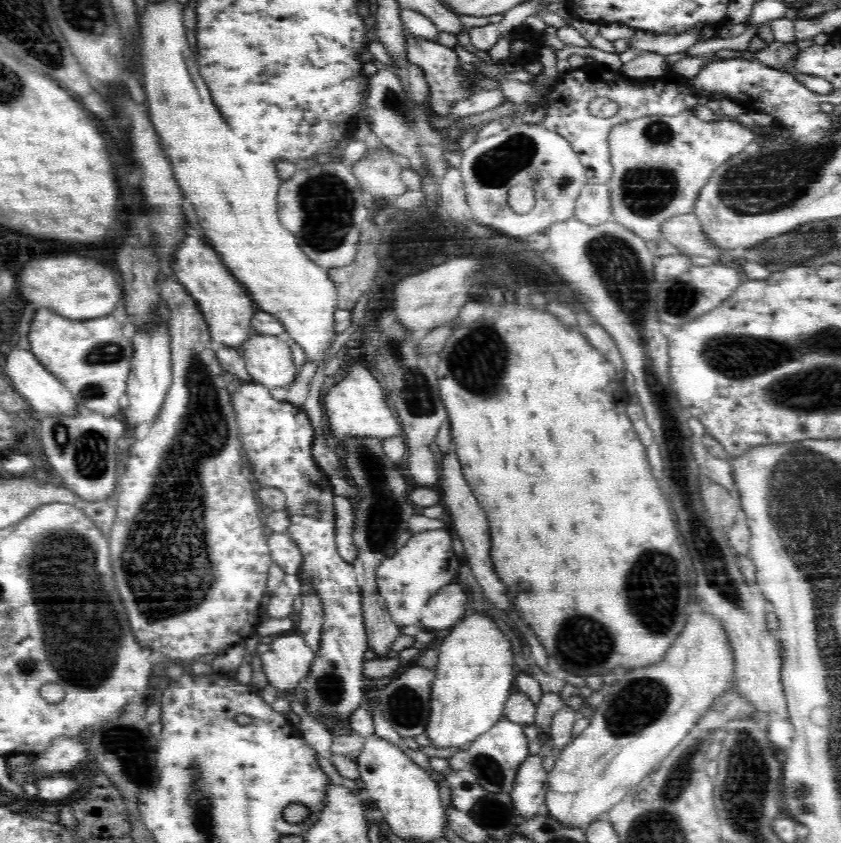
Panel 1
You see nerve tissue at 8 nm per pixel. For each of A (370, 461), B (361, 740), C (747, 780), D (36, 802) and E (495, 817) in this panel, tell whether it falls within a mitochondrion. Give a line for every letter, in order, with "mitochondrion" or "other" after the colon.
A: mitochondrion
B: other
C: mitochondrion
D: other
E: other

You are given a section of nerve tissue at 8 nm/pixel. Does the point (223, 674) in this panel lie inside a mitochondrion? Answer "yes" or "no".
no

